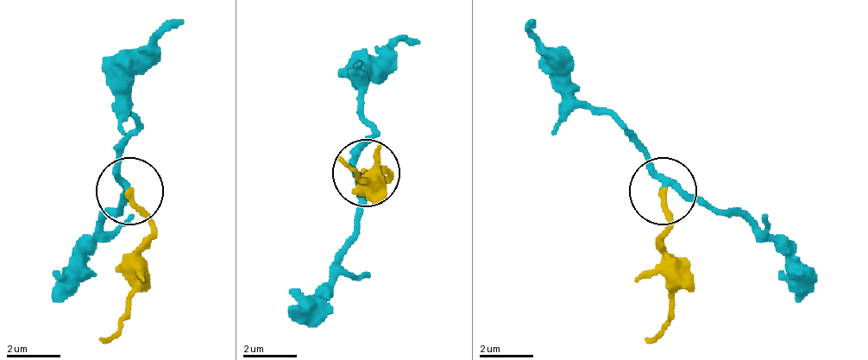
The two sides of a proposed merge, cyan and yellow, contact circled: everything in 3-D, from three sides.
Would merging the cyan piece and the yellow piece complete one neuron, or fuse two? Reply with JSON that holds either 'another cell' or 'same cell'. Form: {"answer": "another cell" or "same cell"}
{"answer": "same cell"}

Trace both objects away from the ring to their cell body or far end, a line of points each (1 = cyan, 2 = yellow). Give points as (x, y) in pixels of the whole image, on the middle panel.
1: (364, 171), (357, 157), (371, 130), (364, 104), (364, 84), (418, 37)
2: (364, 171), (391, 178), (364, 178), (337, 157)

